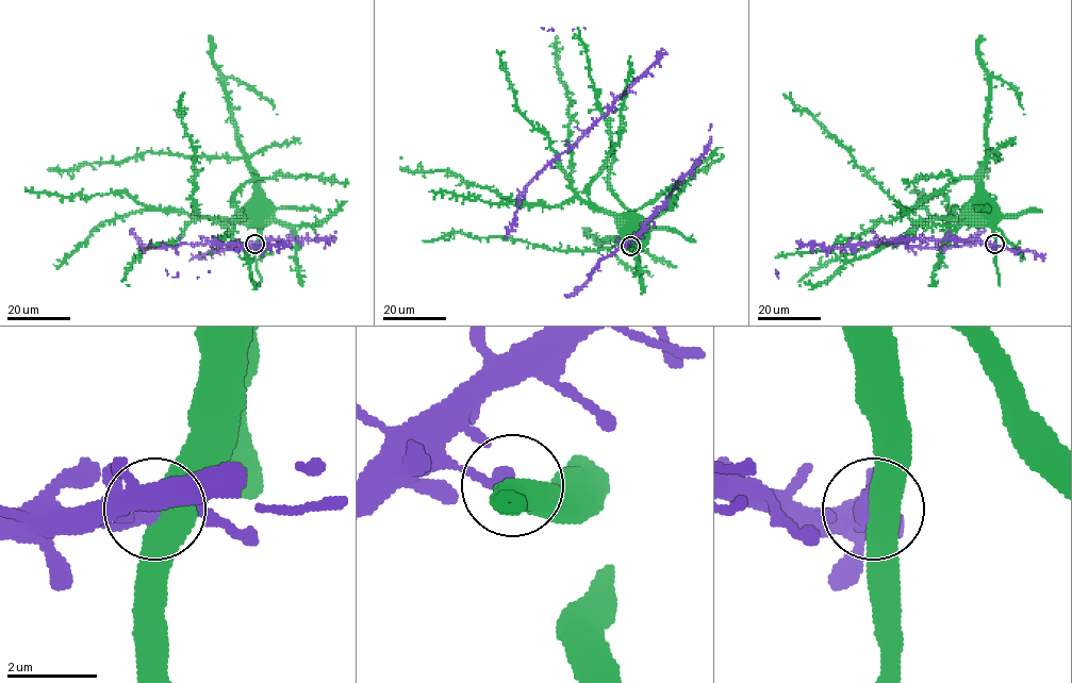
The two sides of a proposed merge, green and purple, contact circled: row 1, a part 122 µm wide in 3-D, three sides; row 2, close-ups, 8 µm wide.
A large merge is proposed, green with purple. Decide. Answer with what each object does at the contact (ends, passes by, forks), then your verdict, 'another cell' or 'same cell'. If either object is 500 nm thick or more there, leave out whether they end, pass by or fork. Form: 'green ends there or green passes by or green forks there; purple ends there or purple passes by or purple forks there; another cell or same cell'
another cell

